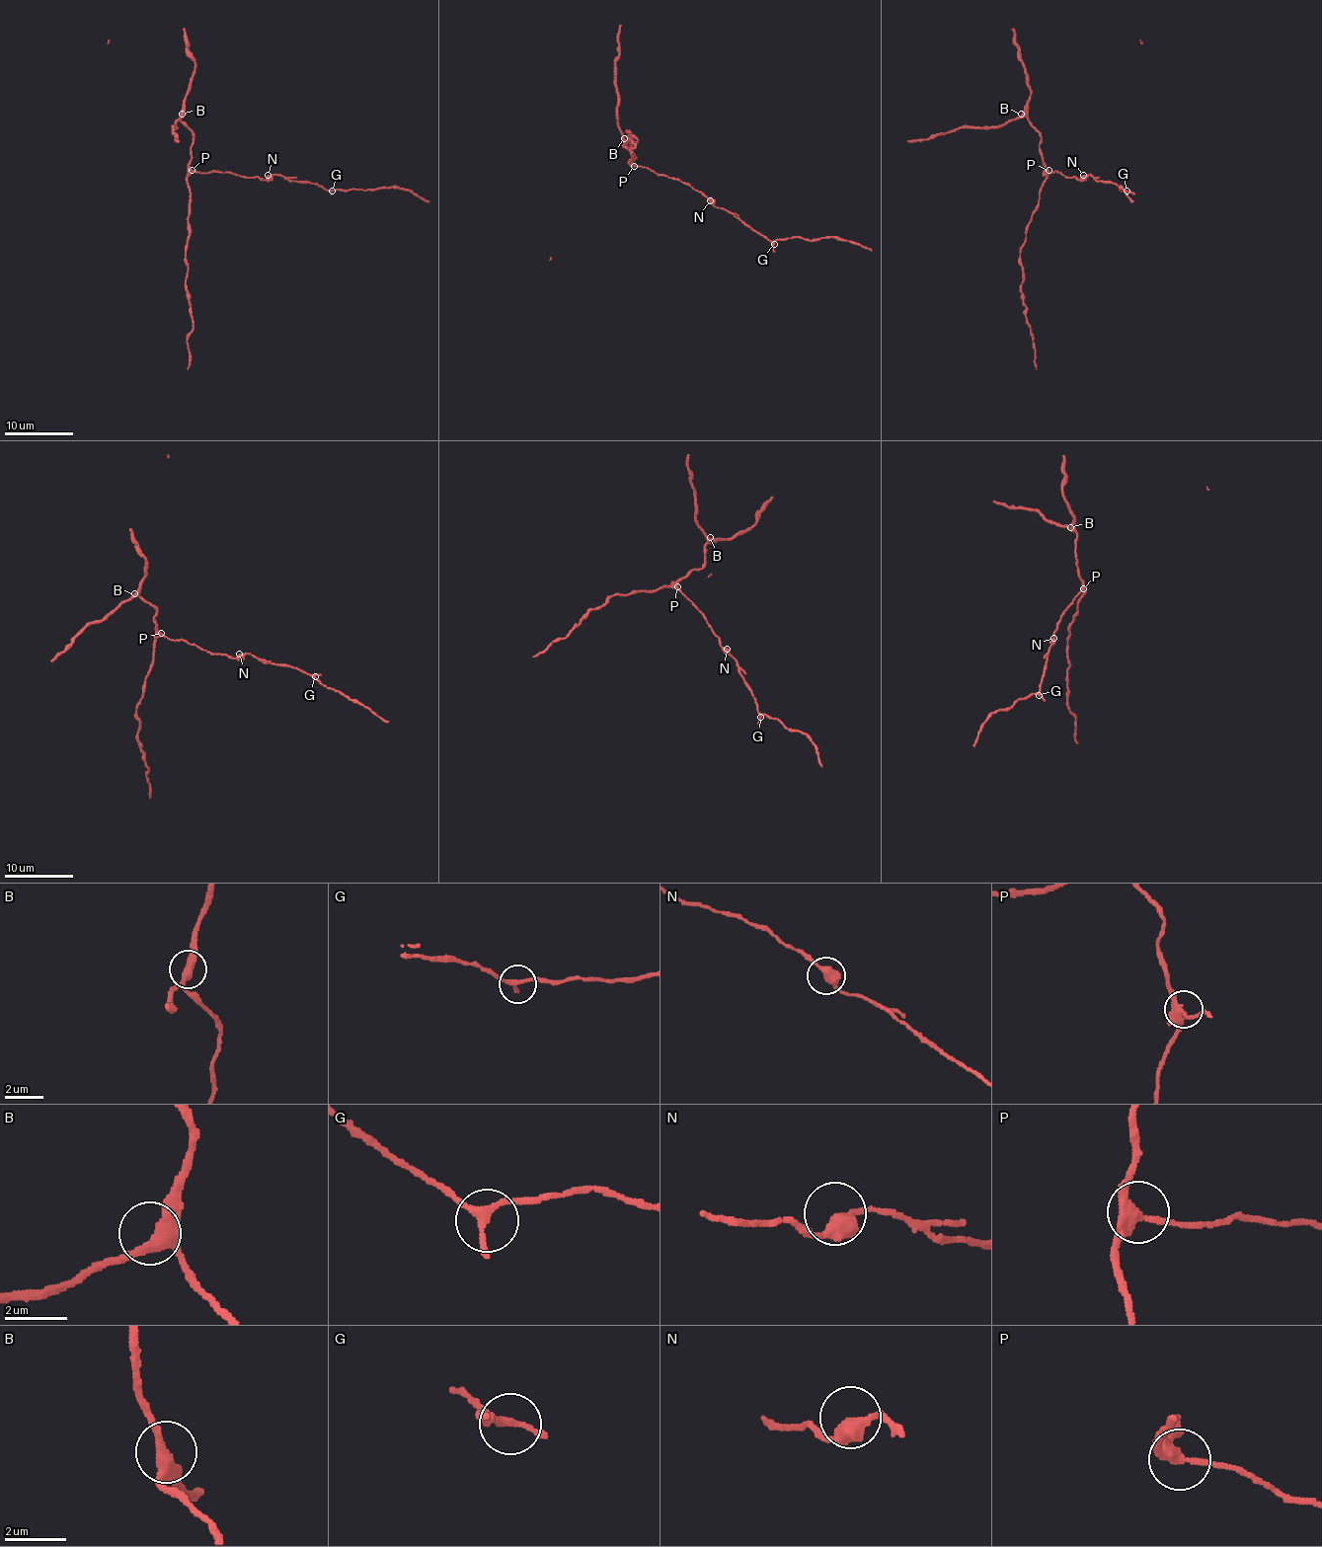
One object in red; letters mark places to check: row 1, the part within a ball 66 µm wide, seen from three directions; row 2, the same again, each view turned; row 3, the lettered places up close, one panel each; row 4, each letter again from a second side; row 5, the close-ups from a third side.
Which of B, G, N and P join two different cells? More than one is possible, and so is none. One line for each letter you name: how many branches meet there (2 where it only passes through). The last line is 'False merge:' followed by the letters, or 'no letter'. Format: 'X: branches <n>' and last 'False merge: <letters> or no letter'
False merge: no letter

